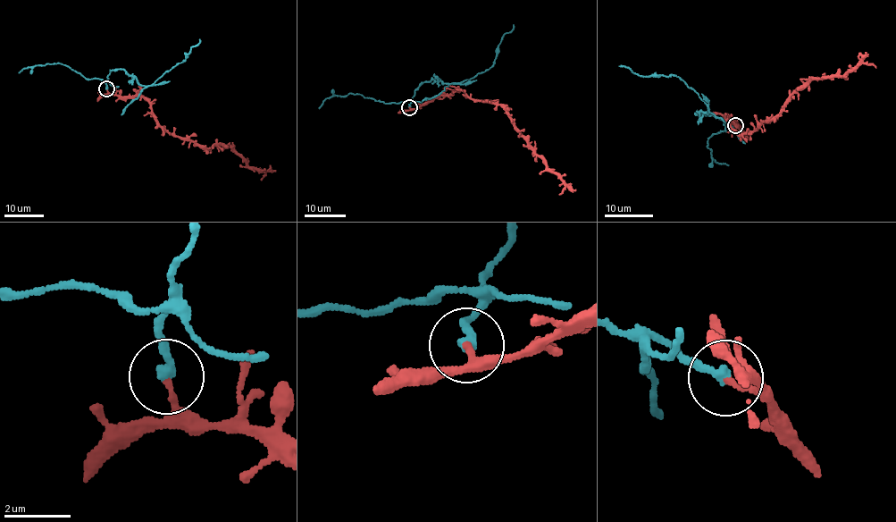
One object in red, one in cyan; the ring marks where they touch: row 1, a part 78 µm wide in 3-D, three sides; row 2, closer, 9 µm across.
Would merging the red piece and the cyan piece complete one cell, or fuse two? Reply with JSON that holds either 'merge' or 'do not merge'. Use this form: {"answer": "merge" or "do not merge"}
{"answer": "do not merge"}

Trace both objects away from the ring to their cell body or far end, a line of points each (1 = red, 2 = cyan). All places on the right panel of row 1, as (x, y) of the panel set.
1: (735, 125), (741, 125), (727, 116), (732, 131), (742, 134), (777, 117), (810, 81), (863, 63), (876, 68)
2: (735, 125), (699, 114), (698, 111), (707, 113), (708, 106), (693, 88), (674, 75), (640, 76), (618, 65)

